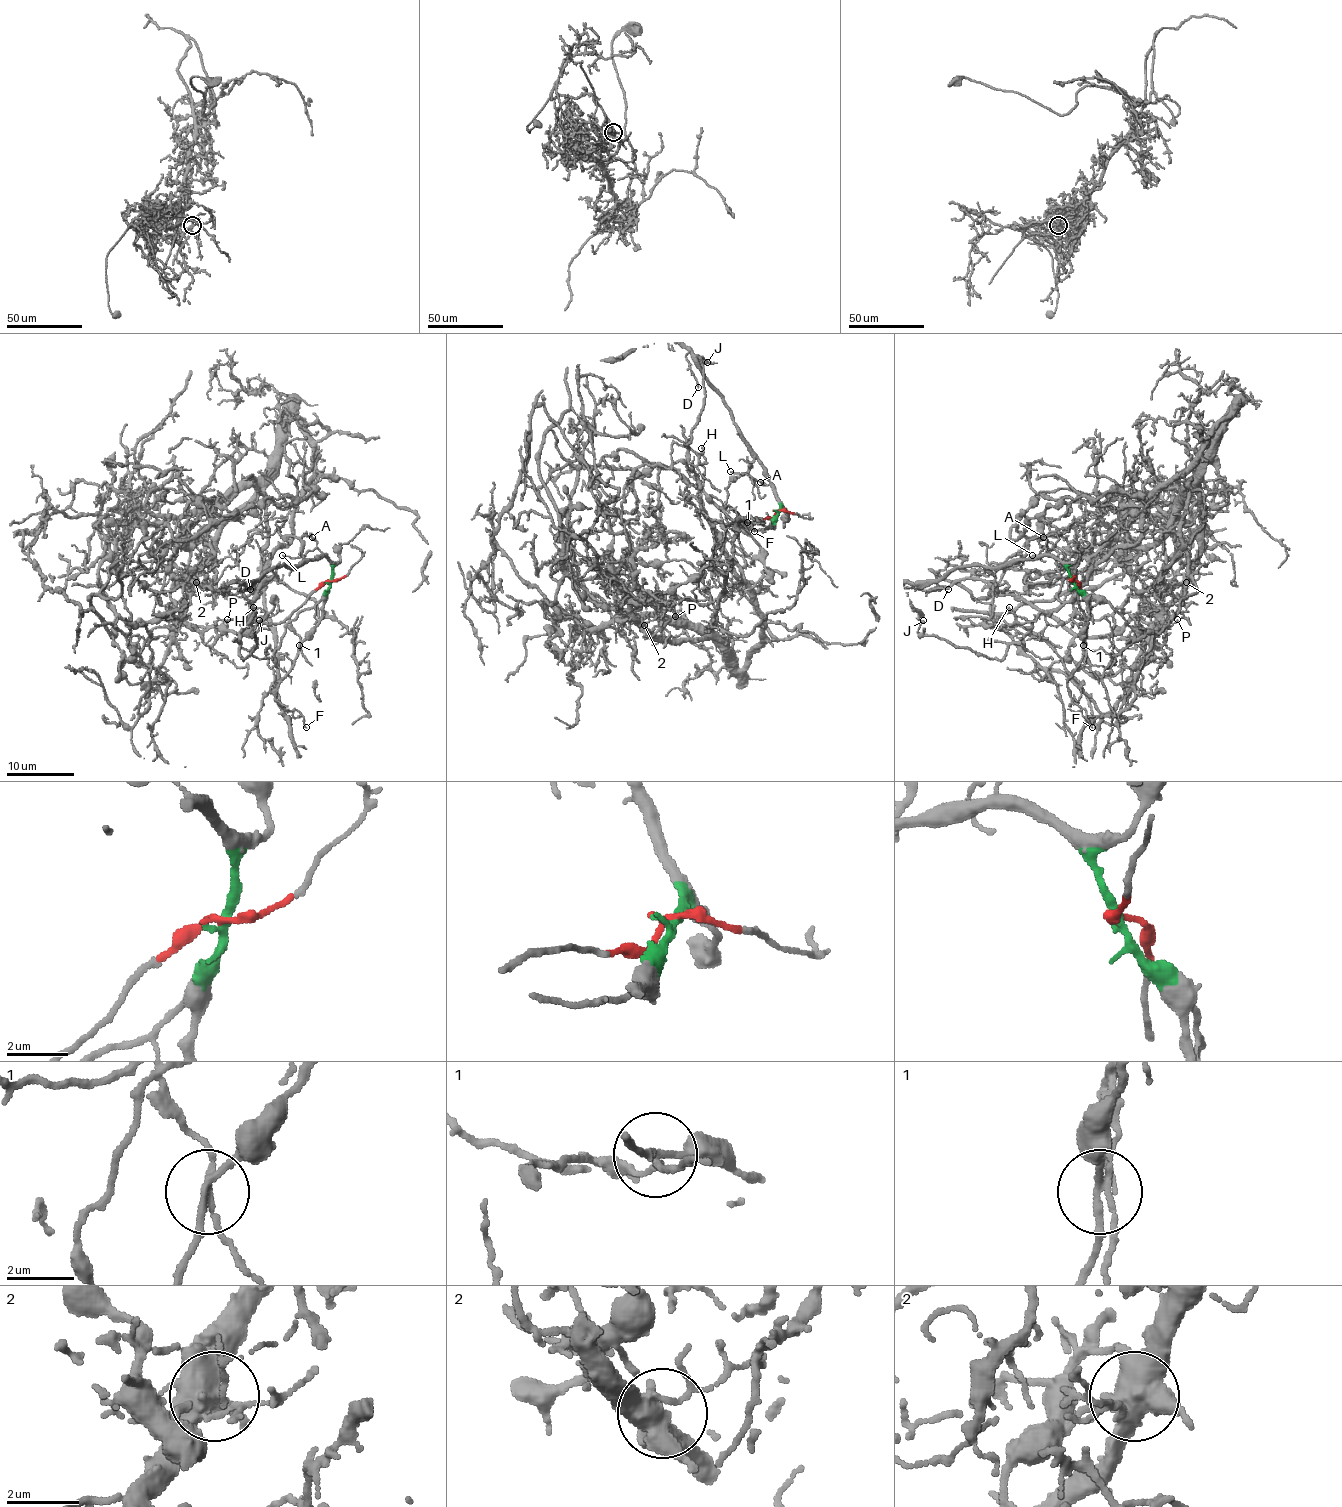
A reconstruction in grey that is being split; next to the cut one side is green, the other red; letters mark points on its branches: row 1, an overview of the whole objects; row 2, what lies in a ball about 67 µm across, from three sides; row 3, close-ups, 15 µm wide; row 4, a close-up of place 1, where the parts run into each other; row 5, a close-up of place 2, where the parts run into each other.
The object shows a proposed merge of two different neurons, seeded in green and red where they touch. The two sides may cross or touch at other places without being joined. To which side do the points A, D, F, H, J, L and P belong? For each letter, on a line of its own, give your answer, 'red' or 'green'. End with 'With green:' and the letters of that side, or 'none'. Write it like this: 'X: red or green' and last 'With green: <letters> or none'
A: green
D: green
F: green
H: red
J: red
L: green
P: red
With green: A, D, F, L

